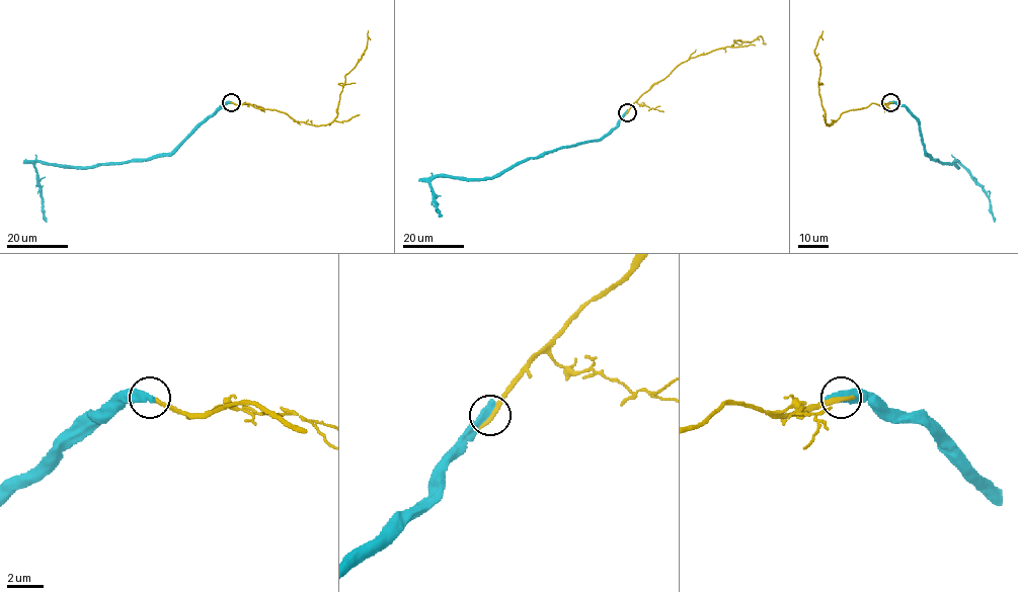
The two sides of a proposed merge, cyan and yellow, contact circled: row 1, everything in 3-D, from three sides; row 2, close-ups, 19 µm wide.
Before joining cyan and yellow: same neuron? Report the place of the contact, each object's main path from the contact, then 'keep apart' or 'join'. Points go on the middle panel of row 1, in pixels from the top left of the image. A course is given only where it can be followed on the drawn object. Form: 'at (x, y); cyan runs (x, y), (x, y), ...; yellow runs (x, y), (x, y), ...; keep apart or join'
at (627, 112); cyan runs (627, 112), (617, 125), (599, 139), (528, 157), (493, 177), (434, 177), (429, 185), (442, 216); yellow runs (627, 112), (643, 93), (692, 58), (732, 47), (736, 40), (750, 43), (759, 36), (763, 44); keep apart

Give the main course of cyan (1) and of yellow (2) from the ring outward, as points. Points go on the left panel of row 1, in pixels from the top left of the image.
1: (231, 102), (221, 105), (168, 153), (86, 168), (35, 162), (42, 212), (47, 222)
2: (231, 102), (281, 111), (296, 121), (327, 124), (337, 115), (344, 76), (366, 48), (368, 30)

